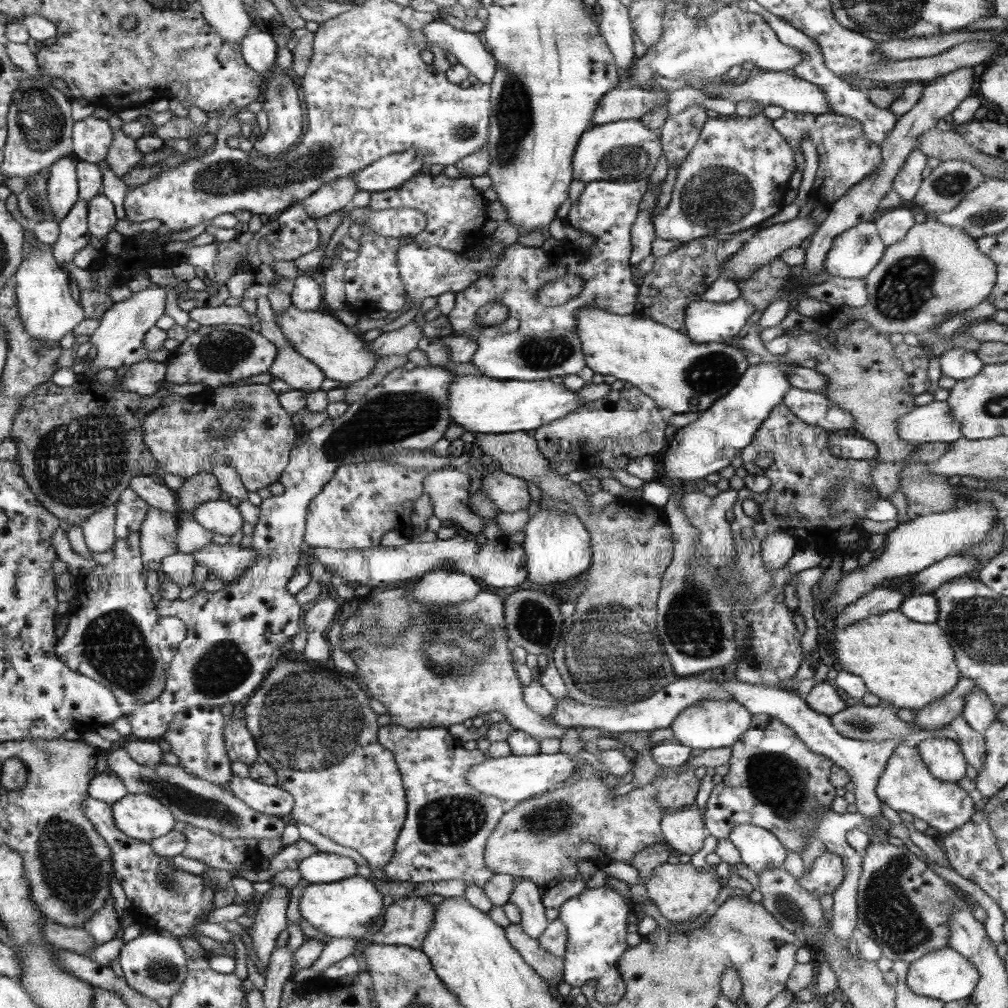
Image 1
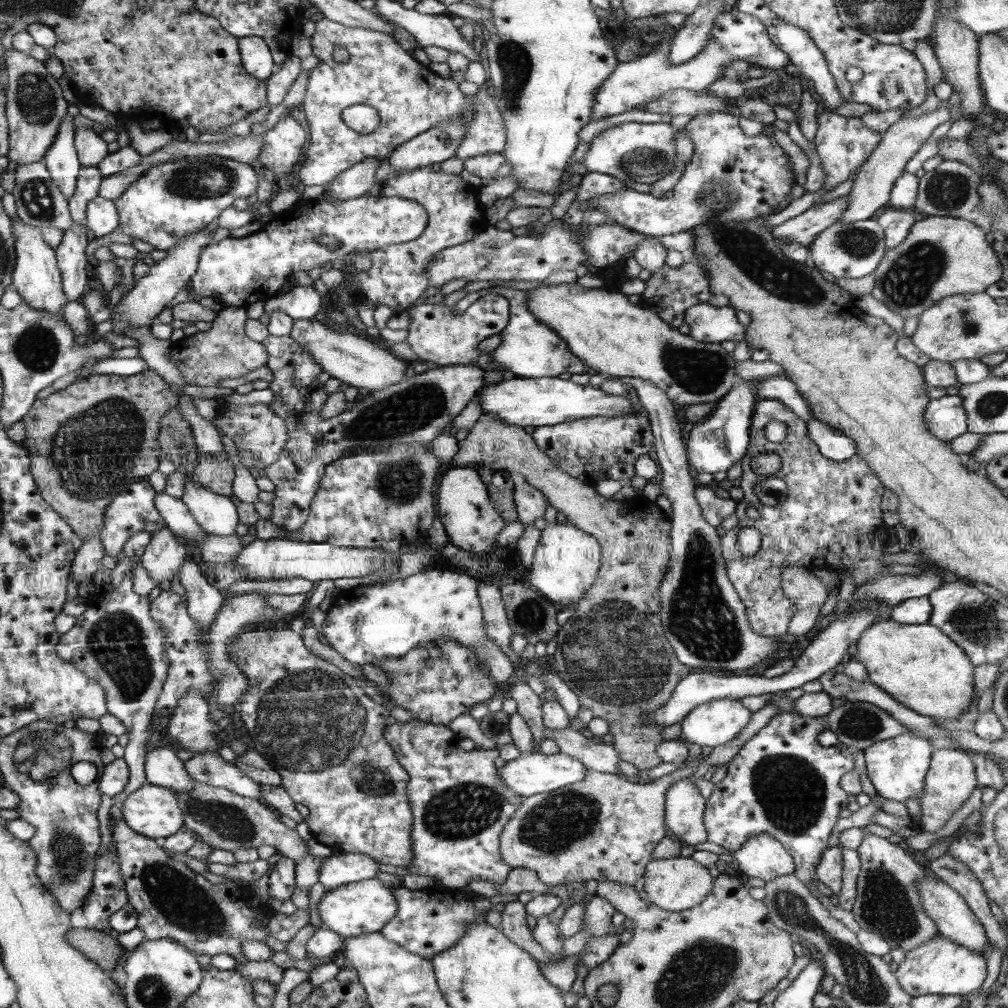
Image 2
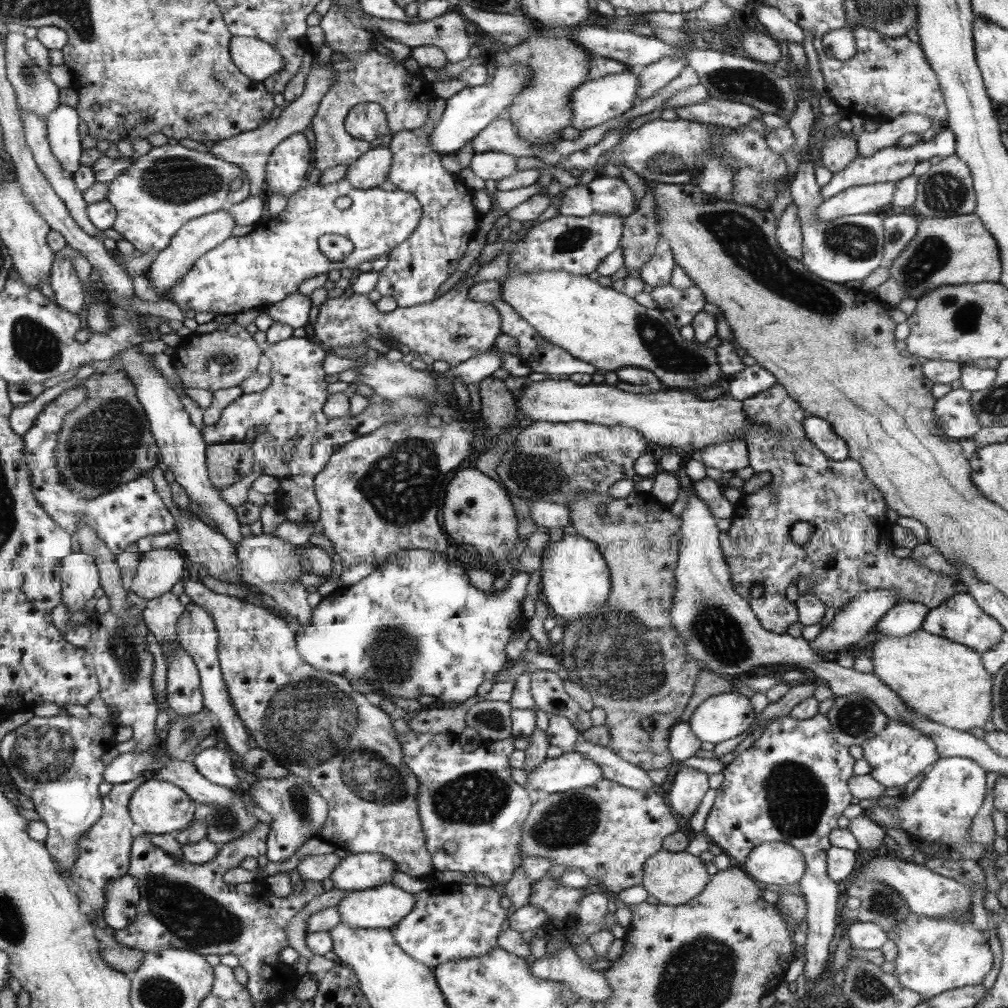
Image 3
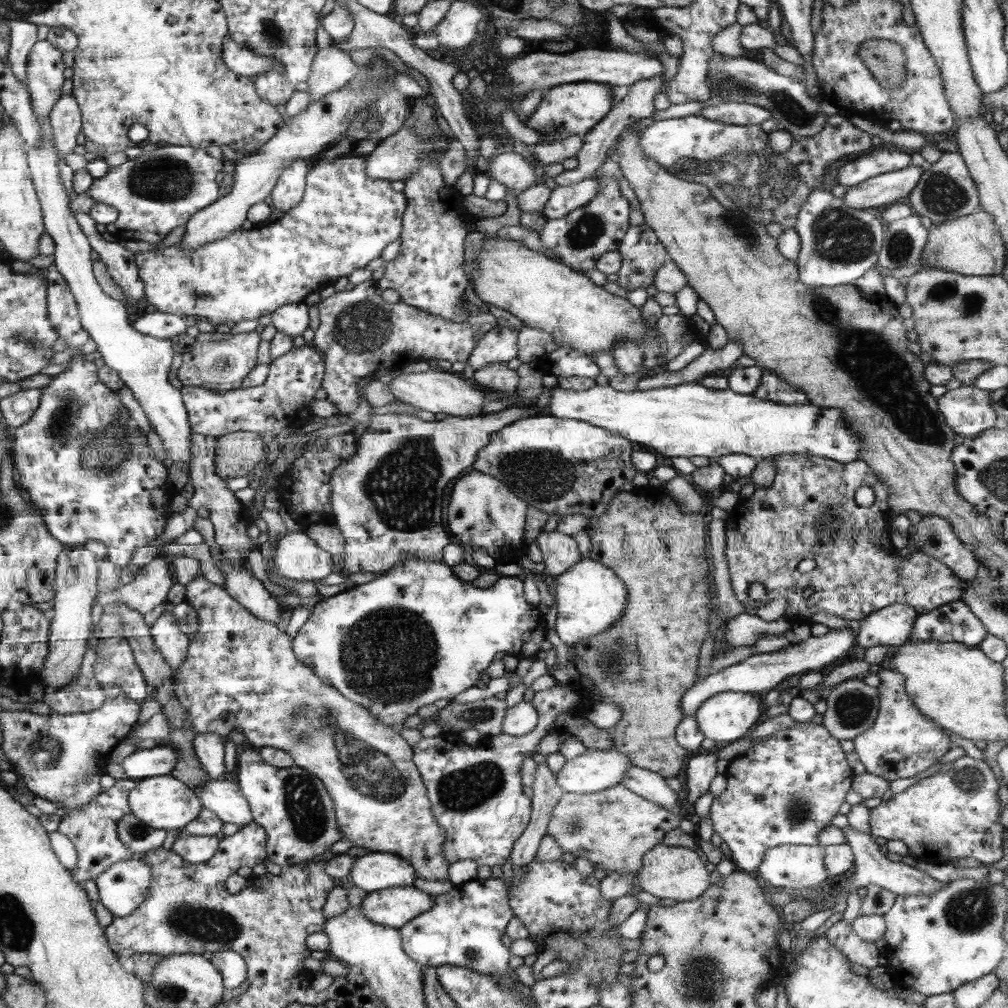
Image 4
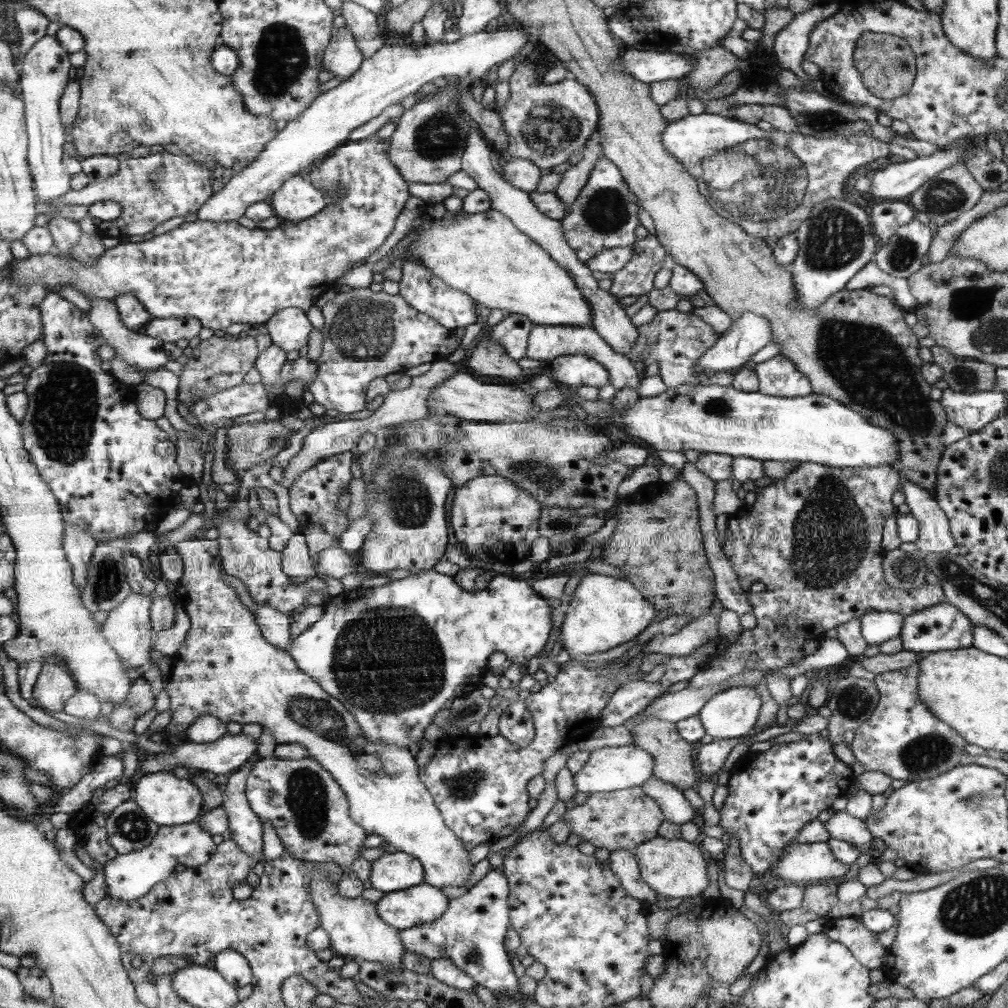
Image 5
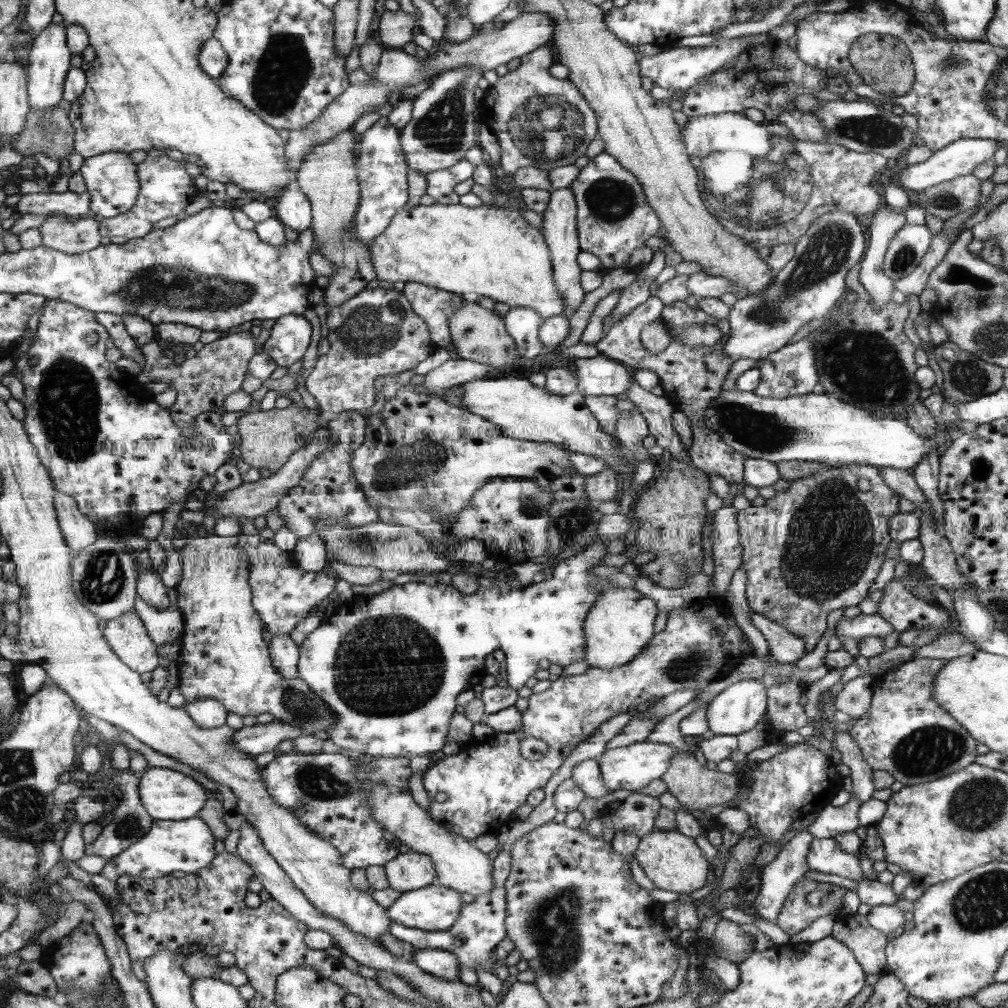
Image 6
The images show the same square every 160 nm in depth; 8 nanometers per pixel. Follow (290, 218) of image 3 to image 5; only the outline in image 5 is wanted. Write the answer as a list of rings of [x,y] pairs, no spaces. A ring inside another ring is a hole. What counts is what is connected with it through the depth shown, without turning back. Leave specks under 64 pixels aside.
[[[370,135],[366,139],[358,141],[348,141],[343,143],[340,147],[328,156],[318,162],[315,166],[305,171],[310,175],[313,180],[313,184],[317,186],[323,193],[326,193],[326,200],[330,200],[326,206],[318,212],[317,215],[311,216],[309,219],[301,220],[300,222],[286,221],[279,228],[272,230],[262,230],[260,227],[250,229],[244,227],[235,220],[227,220],[222,222],[207,221],[196,219],[193,222],[184,222],[178,227],[170,230],[164,234],[160,234],[151,238],[143,239],[131,239],[126,240],[124,243],[119,243],[117,246],[106,249],[101,257],[95,260],[95,263],[81,263],[77,259],[71,259],[64,255],[58,255],[55,252],[41,255],[30,255],[22,260],[15,259],[9,264],[12,266],[12,271],[9,274],[11,282],[13,284],[31,284],[31,282],[41,282],[45,284],[45,288],[48,288],[48,294],[50,292],[56,292],[61,288],[61,284],[71,284],[78,292],[81,292],[86,299],[104,299],[106,301],[114,301],[118,296],[124,295],[127,292],[133,292],[134,297],[144,306],[144,309],[153,318],[160,319],[176,319],[186,317],[196,318],[202,323],[202,327],[215,330],[226,331],[232,324],[250,324],[252,326],[258,326],[269,323],[269,320],[273,318],[279,311],[286,308],[300,308],[302,311],[309,311],[310,306],[314,306],[314,302],[324,294],[324,292],[331,290],[330,284],[335,284],[335,280],[342,276],[344,271],[355,267],[356,265],[363,264],[364,260],[368,258],[376,249],[380,248],[386,240],[386,236],[392,234],[394,230],[394,220],[396,216],[402,212],[406,200],[408,200],[408,182],[405,177],[398,170],[397,165],[390,160],[389,157],[390,143],[385,141],[378,135]]]

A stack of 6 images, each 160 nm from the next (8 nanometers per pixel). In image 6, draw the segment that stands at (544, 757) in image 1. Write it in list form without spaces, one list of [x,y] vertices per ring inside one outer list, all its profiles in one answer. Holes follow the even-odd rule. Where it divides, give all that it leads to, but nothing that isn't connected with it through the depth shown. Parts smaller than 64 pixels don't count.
[[[637,742],[622,748],[606,749],[598,762],[601,767],[602,780],[606,788],[612,792],[617,790],[629,790],[639,792],[654,780],[660,779],[672,766],[673,756],[677,750],[669,744],[657,742]]]

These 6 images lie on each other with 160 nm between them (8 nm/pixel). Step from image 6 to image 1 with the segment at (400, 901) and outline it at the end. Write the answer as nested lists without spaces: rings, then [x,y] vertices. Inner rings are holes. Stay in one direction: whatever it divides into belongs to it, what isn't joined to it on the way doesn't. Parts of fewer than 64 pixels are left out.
[[[360,875],[333,883],[309,885],[302,890],[301,917],[328,938],[367,938],[368,929],[382,914],[382,897],[376,884]]]

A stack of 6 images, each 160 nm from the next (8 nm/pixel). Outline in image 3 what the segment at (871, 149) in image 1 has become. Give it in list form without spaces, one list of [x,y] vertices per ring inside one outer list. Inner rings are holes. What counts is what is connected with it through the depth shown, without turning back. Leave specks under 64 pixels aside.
[[[851,134],[840,137],[831,136],[826,140],[822,150],[822,166],[836,174],[844,170],[859,155],[857,141]]]

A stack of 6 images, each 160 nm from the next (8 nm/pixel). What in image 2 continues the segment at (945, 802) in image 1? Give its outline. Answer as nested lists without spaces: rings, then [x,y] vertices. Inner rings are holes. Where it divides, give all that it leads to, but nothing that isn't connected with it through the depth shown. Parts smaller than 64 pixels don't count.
[[[912,735],[887,738],[863,749],[867,774],[876,793],[884,800],[896,800],[905,804],[906,800],[917,798],[918,804],[922,804],[919,799],[924,796],[925,778],[933,749],[928,739]]]

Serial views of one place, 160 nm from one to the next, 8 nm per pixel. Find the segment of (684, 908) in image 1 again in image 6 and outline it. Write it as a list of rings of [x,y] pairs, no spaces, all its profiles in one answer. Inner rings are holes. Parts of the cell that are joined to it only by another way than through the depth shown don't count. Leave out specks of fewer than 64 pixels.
[[[655,829],[649,835],[643,836],[638,844],[634,857],[643,868],[646,876],[662,890],[690,894],[700,890],[708,882],[710,863],[702,854],[692,837],[677,831],[662,831]]]

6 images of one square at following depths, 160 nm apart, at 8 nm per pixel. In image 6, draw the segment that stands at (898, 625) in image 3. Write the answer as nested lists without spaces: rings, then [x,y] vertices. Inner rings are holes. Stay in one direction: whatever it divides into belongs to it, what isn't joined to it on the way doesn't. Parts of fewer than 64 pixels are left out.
[[[860,613],[854,618],[842,618],[835,625],[835,636],[840,642],[848,638],[858,639],[867,636],[884,639],[892,631],[892,625],[876,613],[870,615]]]

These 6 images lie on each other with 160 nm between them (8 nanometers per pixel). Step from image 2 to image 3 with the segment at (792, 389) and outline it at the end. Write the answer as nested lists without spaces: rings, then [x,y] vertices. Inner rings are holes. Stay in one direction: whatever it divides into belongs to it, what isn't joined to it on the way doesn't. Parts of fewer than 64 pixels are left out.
[[[758,364],[748,366],[734,375],[733,379],[725,381],[725,391],[738,400],[746,400],[751,396],[756,396],[759,392],[776,386],[778,381],[768,370]]]

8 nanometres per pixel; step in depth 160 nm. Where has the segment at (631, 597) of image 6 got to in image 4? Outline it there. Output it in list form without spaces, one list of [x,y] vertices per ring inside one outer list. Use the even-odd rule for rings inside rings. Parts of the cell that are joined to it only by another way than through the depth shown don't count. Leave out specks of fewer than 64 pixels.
[[[582,557],[572,568],[553,579],[556,583],[555,602],[558,608],[554,638],[560,638],[567,645],[574,646],[580,640],[598,635],[612,627],[621,616],[629,602],[629,590],[625,582],[609,566]]]

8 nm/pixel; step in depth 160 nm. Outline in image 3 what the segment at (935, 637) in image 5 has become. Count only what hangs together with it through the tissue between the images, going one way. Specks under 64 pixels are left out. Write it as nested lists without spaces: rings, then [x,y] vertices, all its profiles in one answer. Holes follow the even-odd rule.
[[[958,591],[936,608],[929,609],[922,621],[921,628],[936,636],[944,636],[948,640],[973,648],[980,654],[992,650],[995,644],[1000,642],[1002,633],[1005,631],[1005,628],[993,616],[986,614],[976,604],[974,597],[966,591]]]

